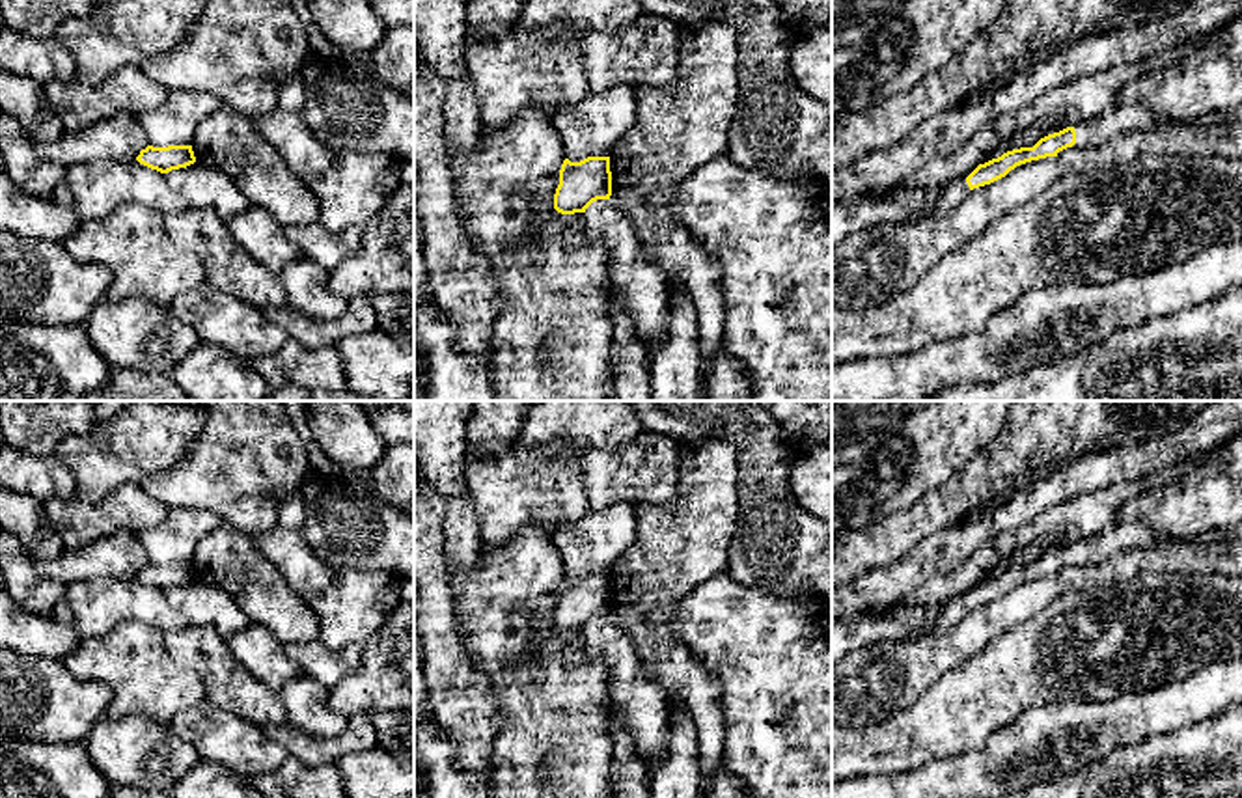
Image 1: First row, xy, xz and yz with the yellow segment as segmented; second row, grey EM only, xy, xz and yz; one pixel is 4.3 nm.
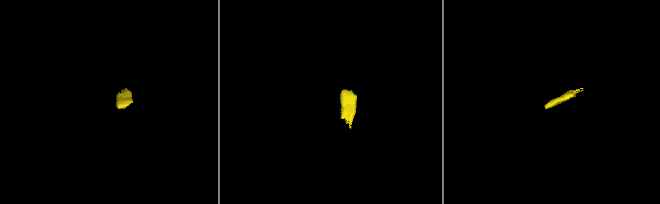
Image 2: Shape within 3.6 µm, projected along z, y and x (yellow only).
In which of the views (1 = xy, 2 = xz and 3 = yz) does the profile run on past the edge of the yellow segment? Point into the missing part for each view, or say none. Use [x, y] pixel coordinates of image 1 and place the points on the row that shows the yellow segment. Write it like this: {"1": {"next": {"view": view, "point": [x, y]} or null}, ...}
{"1": {"next": null}, "2": {"next": null}, "3": {"next": {"view": "yz", "point": [1123, 120]}}}

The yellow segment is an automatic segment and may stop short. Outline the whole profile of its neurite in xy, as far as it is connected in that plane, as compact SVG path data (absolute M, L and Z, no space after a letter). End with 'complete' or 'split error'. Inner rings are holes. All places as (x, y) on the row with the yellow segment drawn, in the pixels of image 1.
M147 145L140 151L136 160L151 170L168 173L172 170L186 168L196 162L192 145L168 145L153 147Z; complete

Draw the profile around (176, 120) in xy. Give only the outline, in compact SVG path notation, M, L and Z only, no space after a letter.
M170 91L166 101L136 119L145 132L147 145L192 145L196 129L213 116L222 103L203 91Z

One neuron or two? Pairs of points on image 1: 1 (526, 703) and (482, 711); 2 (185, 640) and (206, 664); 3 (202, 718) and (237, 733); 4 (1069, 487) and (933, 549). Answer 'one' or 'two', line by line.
1: two
2: one
3: one
4: one

